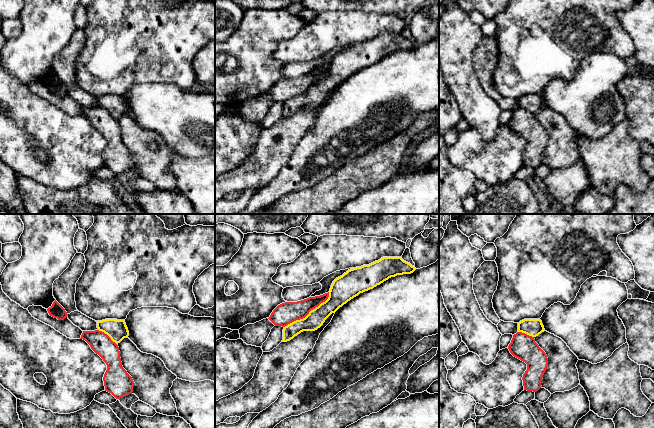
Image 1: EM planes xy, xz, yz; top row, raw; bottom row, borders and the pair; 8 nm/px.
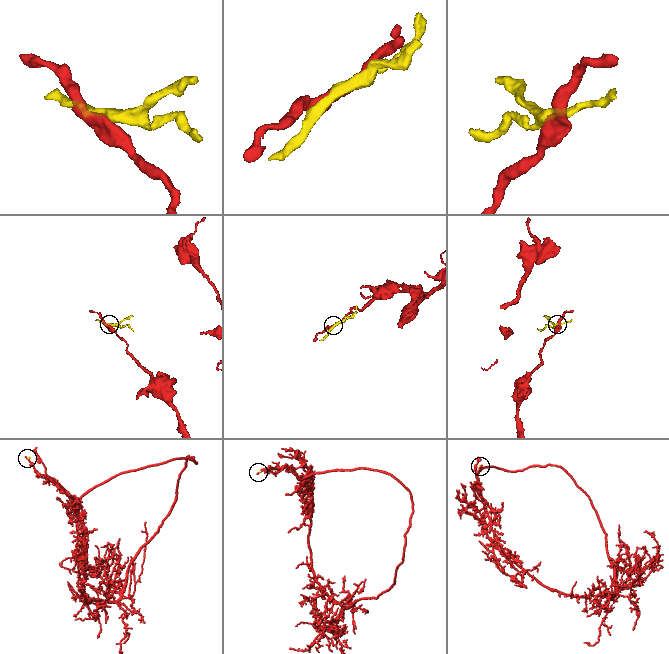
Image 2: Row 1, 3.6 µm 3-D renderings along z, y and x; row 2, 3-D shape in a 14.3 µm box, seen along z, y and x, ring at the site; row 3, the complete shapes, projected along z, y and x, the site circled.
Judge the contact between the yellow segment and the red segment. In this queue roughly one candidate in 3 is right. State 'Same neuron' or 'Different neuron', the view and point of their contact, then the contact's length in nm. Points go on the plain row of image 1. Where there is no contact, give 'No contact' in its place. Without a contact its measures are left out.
Different neuron. Touches yellow at xz (309, 89). Shared border 460 nm

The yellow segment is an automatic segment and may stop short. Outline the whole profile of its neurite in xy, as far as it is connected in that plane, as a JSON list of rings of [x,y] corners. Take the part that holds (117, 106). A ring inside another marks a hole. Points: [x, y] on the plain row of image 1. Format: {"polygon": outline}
{"polygon": [[[105,95],[96,98],[98,106],[107,110],[116,120],[129,112],[129,107],[124,96]]]}

